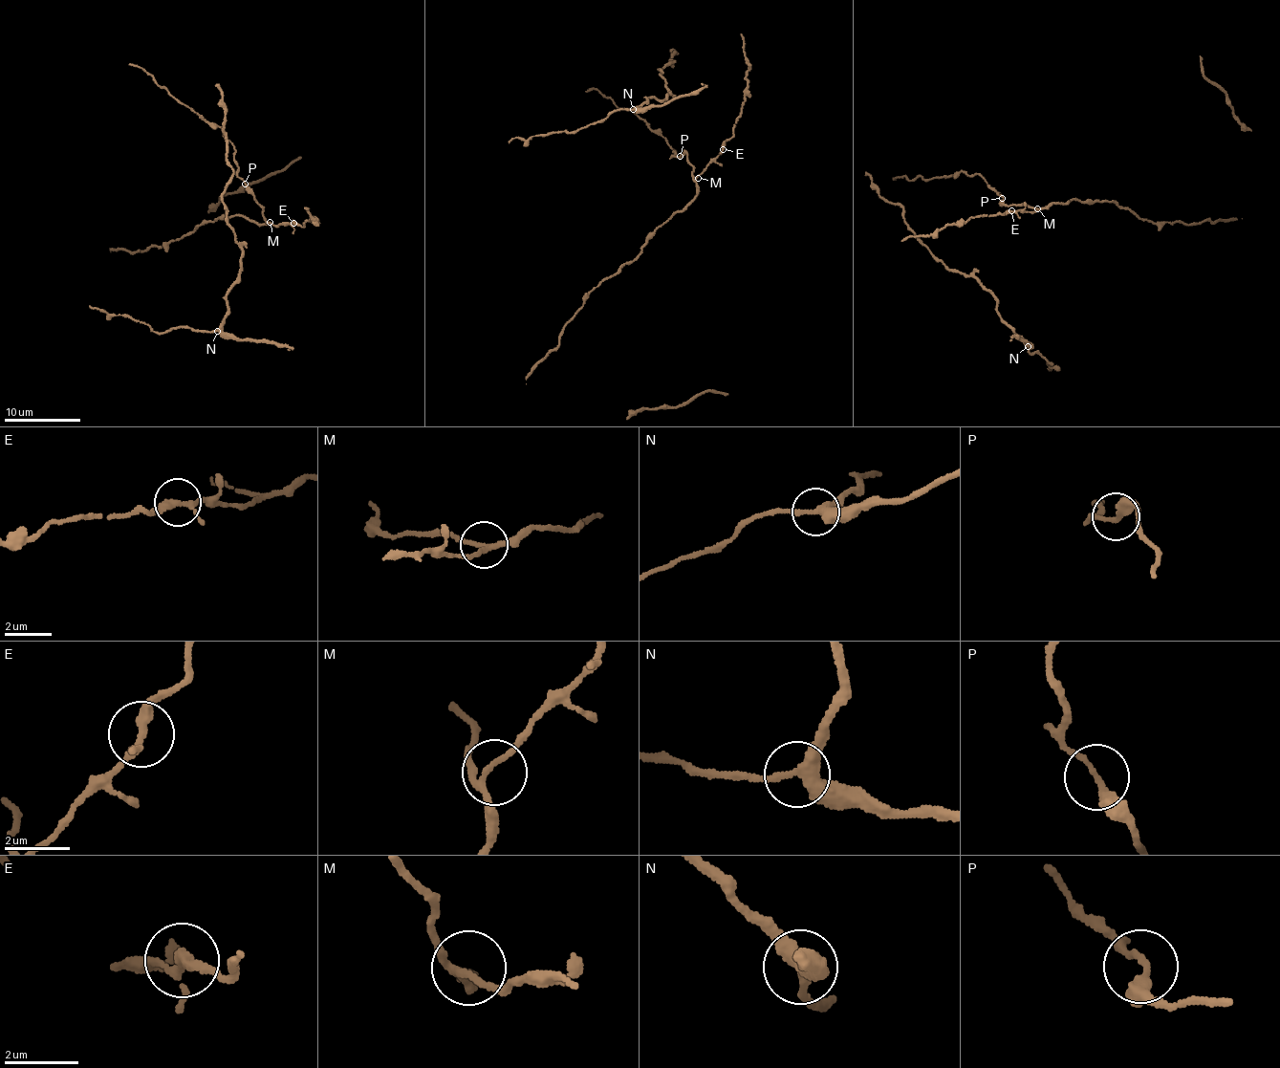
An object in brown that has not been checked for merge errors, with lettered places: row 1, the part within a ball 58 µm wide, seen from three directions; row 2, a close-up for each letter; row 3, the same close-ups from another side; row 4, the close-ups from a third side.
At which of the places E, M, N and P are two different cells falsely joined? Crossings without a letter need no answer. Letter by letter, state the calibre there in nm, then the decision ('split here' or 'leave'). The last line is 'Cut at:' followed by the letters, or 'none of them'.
E: 240 nm thick; leave
M: 160 nm thick; leave
N: 320 nm thick; leave
P: 200 nm thick; leave
Cut at: none of them

